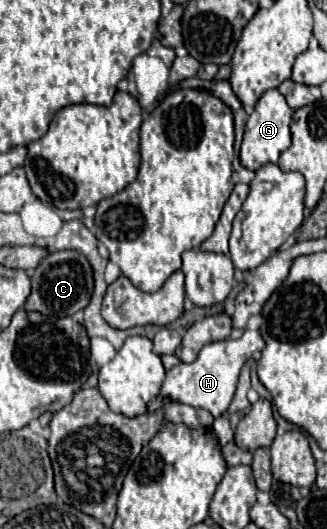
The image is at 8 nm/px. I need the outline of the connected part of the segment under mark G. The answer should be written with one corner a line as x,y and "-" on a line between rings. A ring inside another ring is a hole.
270,89
258,99
252,115
246,121
244,141
240,149
240,161
246,169
256,171
266,163
278,163
280,153
290,147
290,119
292,119
292,109
288,107
284,95
278,89

